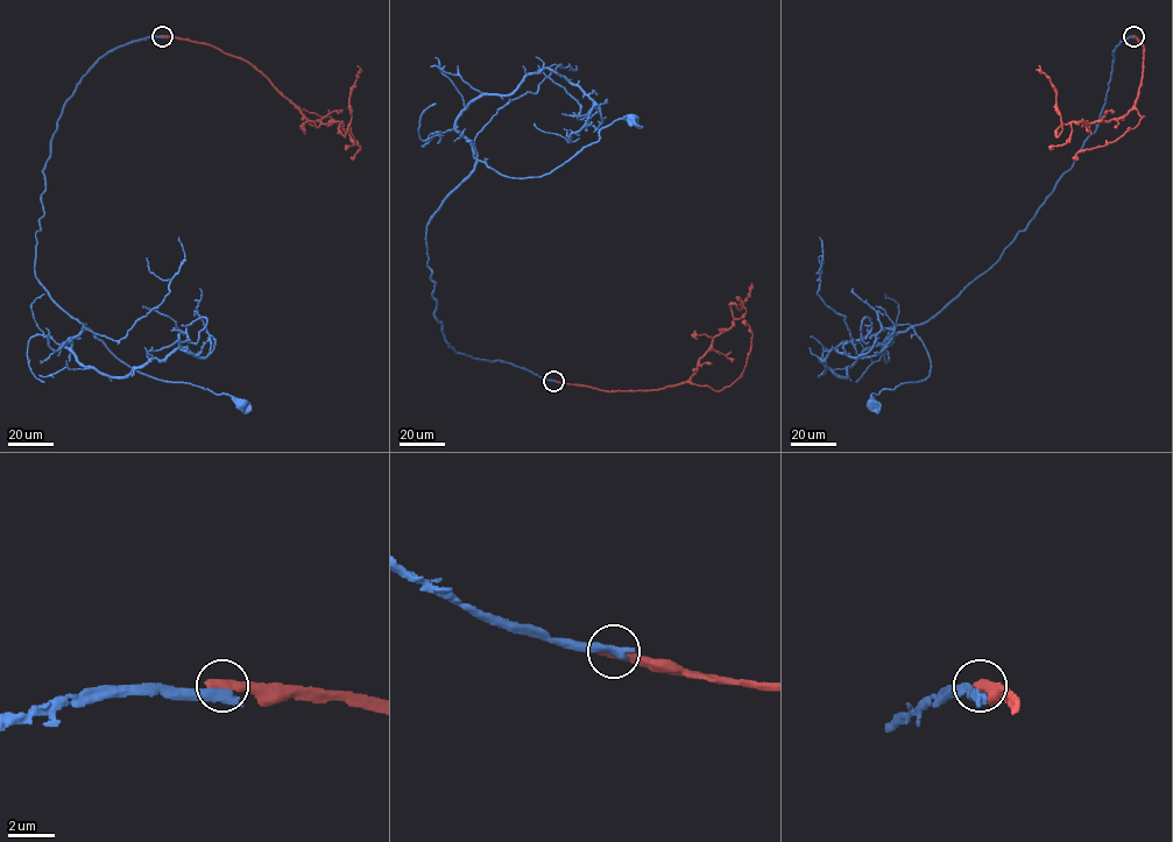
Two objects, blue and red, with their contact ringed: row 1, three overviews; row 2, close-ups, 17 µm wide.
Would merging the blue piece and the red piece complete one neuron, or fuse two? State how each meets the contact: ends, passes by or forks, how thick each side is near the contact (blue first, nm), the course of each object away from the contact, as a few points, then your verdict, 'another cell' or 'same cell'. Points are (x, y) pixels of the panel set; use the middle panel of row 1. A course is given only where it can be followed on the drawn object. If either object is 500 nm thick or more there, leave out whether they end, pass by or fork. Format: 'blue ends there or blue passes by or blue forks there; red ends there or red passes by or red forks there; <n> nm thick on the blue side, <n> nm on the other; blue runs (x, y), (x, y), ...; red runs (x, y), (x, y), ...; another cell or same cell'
550 nm thick on the blue side, 500 nm on the other; blue runs (553, 381), (450, 346), (435, 316), (426, 228), (478, 161), (539, 177), (630, 119); red runs (553, 381), (606, 390), (657, 390), (685, 383), (714, 337), (732, 326), (730, 304), (742, 309), (749, 287); another cell

